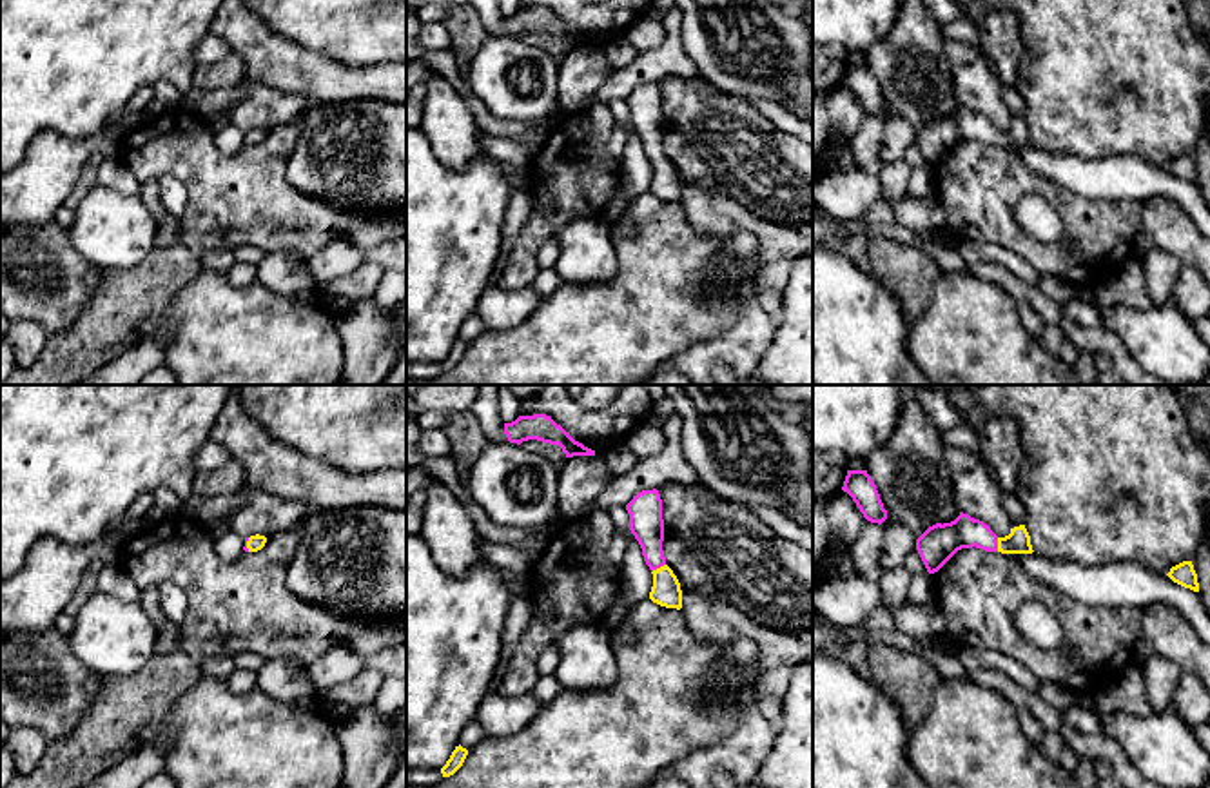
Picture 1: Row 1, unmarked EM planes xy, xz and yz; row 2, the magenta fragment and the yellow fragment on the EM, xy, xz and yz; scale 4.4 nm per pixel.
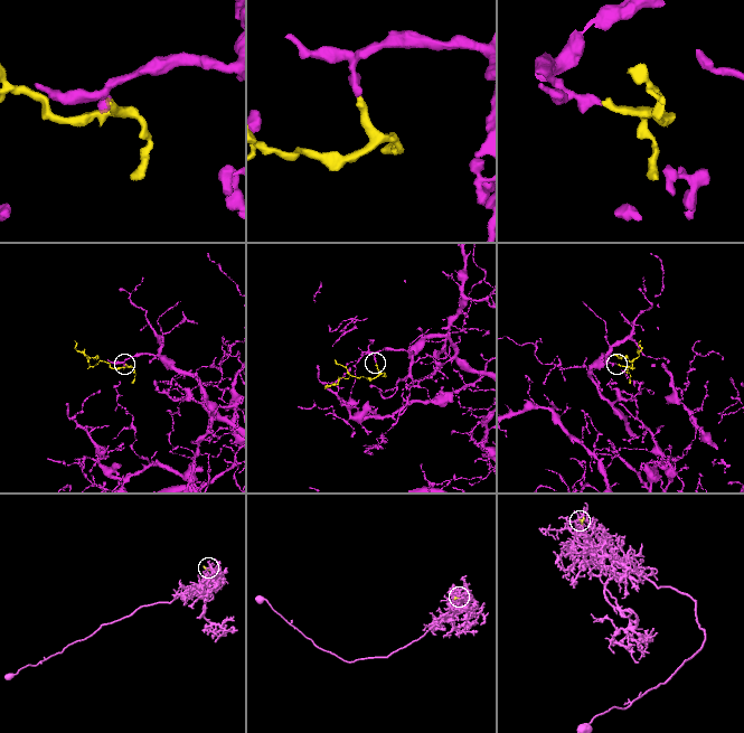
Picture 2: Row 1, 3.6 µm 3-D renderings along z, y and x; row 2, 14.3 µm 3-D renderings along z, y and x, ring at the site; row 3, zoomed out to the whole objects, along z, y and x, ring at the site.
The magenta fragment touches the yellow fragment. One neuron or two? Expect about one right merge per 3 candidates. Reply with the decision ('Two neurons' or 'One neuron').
One neuron

